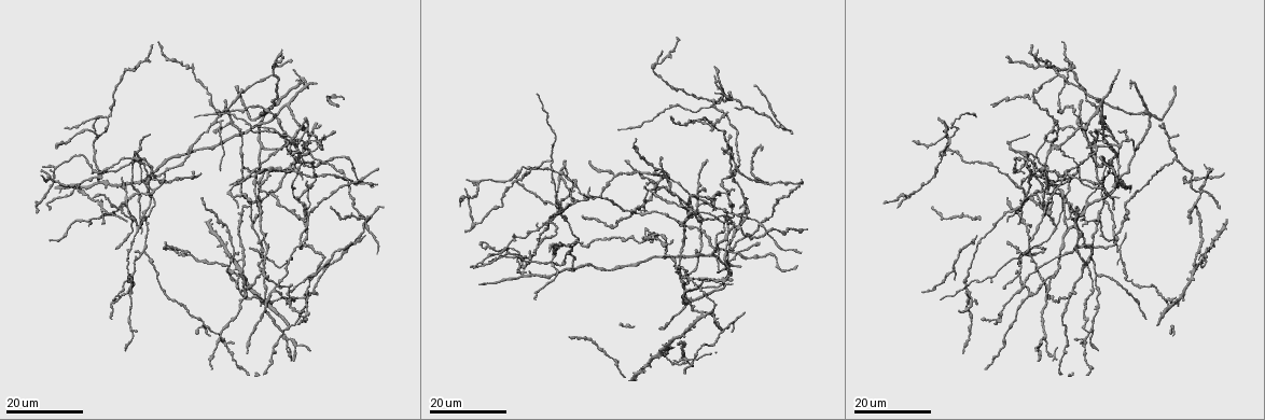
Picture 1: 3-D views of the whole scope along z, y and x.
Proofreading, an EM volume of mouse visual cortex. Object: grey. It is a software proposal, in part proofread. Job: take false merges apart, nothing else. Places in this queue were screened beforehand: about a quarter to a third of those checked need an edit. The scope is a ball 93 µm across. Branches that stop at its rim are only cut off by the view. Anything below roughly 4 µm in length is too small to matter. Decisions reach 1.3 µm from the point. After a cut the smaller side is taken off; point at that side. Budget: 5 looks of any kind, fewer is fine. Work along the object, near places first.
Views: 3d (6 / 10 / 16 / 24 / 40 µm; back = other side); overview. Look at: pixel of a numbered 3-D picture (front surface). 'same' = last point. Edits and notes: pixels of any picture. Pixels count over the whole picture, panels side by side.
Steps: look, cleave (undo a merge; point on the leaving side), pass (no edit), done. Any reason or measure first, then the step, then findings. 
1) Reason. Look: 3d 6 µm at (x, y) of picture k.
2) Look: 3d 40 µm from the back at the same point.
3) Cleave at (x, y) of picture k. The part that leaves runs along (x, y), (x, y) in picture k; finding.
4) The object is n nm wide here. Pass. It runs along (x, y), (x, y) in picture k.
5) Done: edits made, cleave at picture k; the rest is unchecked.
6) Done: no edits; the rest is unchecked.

Look: 3d 16 µm at (1045, 337) of picture 1.

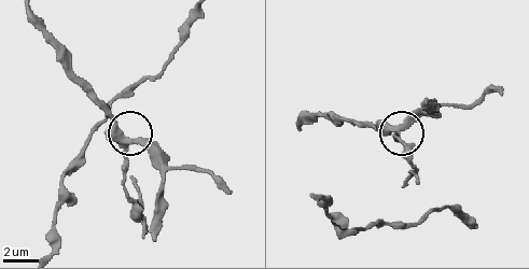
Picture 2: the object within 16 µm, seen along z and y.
Zoom in. Look: 3d 6 µm at (132, 144) of picture 2.

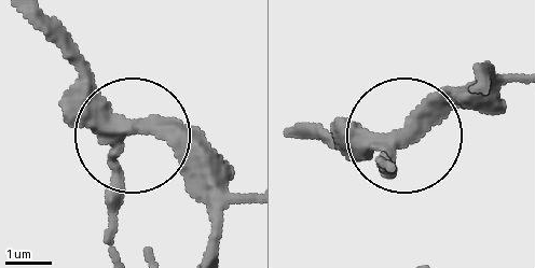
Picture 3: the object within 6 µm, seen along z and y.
3 arms meet here. Pass. Continuous, no second cell.

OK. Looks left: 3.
Four or more arms meet. Look: 3d 24 µm at (261, 273) of picture 1.

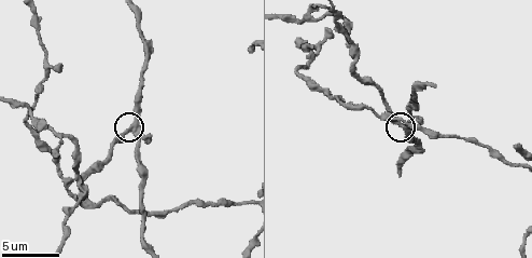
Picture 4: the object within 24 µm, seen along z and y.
Closer look. Look: 3d 10 µm at (403, 124) of picture 4.

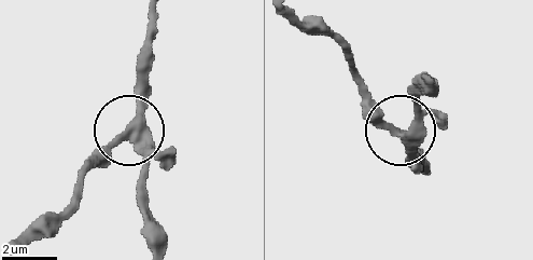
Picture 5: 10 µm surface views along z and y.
Look: 3d 6 µm at (125, 137) of picture 5.

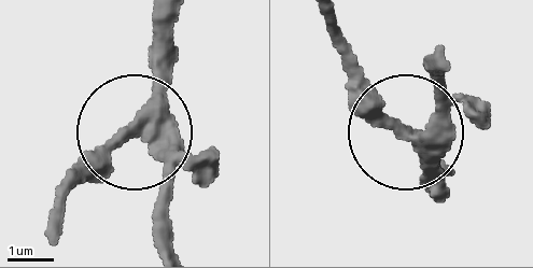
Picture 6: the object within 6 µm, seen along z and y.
4 arms meet here. Pass. It runs along (169, 16), (160, 97), (68, 186) in picture 6; all the same cell.

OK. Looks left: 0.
Done: no edits; the rest is unchecked.

